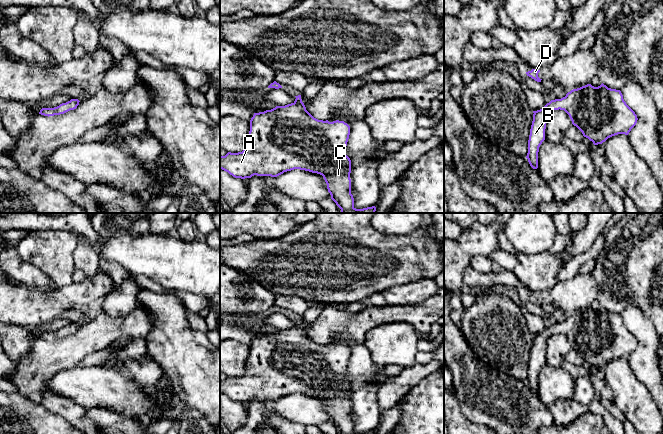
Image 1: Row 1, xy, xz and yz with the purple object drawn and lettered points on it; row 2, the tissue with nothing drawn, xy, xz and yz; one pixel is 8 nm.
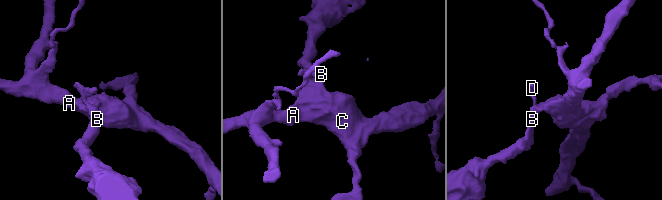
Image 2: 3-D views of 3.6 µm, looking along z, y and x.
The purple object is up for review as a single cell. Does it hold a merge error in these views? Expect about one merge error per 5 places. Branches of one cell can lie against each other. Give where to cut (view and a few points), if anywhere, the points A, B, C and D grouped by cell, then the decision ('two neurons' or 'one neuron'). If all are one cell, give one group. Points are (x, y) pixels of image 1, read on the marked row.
cut none; groups A B C D; one neuron

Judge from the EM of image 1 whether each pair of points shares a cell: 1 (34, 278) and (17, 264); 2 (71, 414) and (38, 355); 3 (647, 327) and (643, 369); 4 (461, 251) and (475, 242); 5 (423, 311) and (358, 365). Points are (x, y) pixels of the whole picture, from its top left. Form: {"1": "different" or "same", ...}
{"1": "same", "2": "different", "3": "same", "4": "same", "5": "different"}

